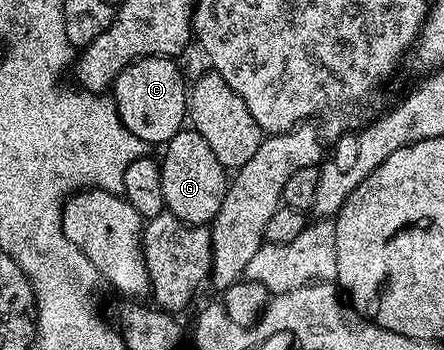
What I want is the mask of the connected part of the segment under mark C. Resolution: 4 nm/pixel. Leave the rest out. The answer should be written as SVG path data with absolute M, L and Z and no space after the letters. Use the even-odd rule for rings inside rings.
M141 57L133 61L114 79L111 96L117 104L117 114L131 131L139 135L146 146L164 146L180 129L187 125L187 81L178 62L172 57Z

